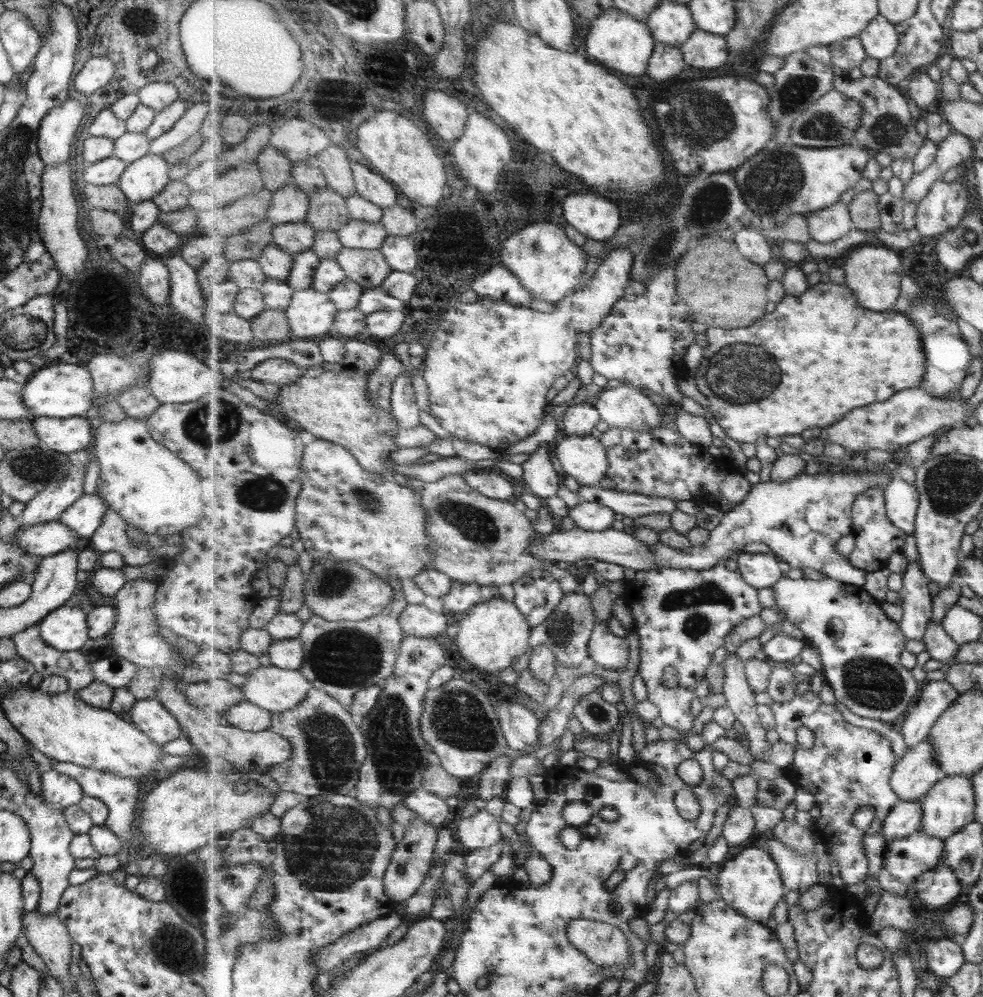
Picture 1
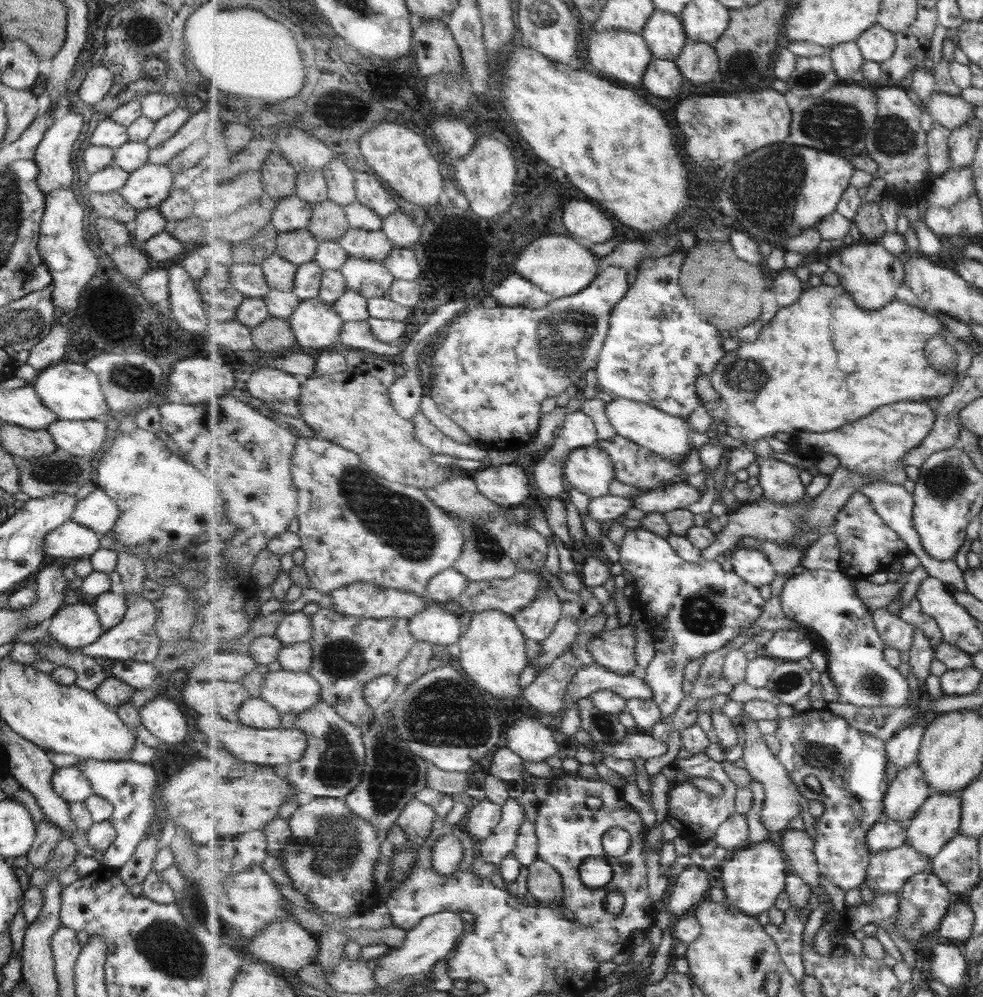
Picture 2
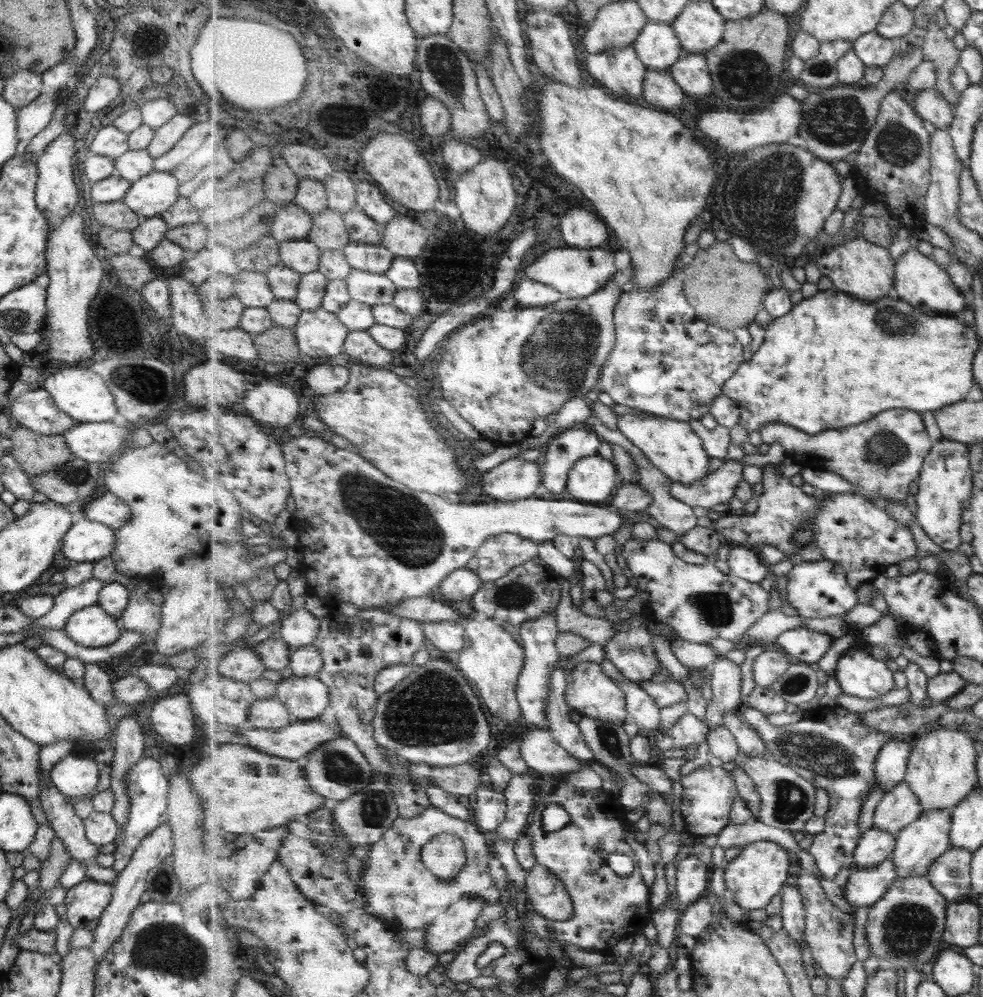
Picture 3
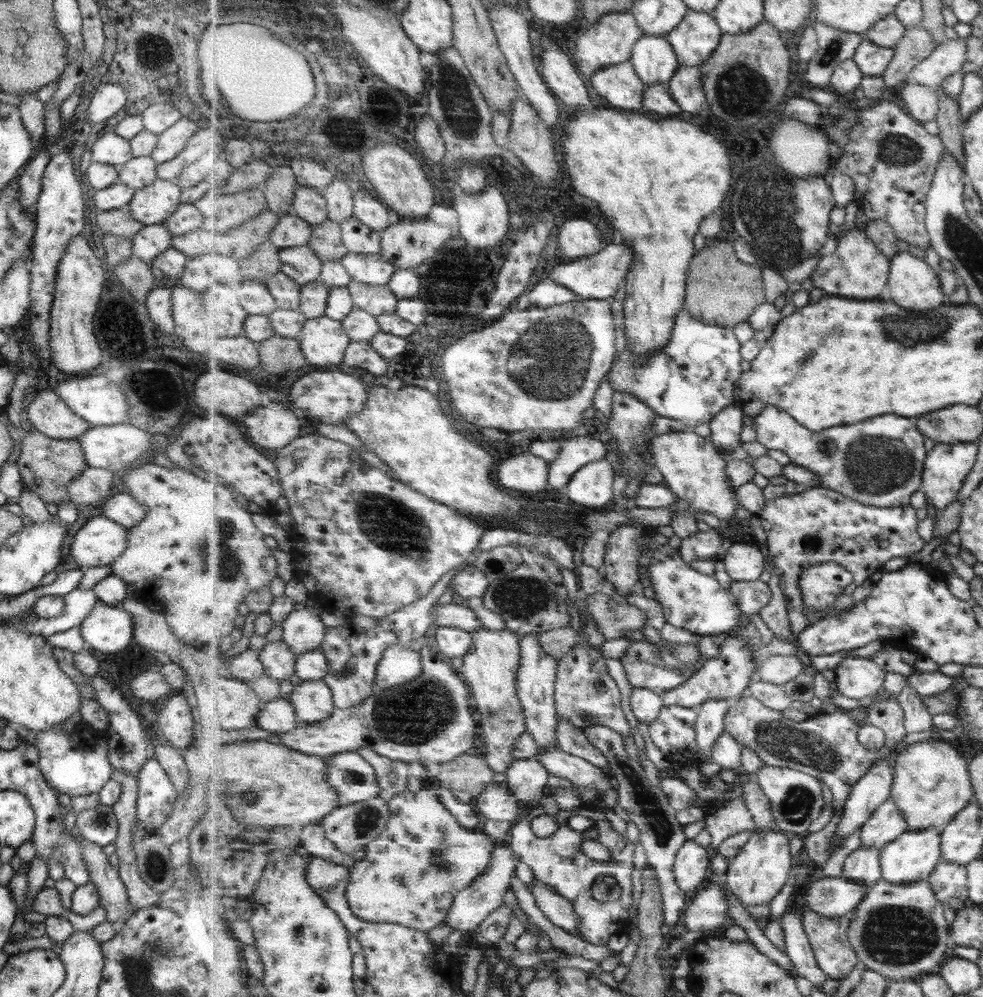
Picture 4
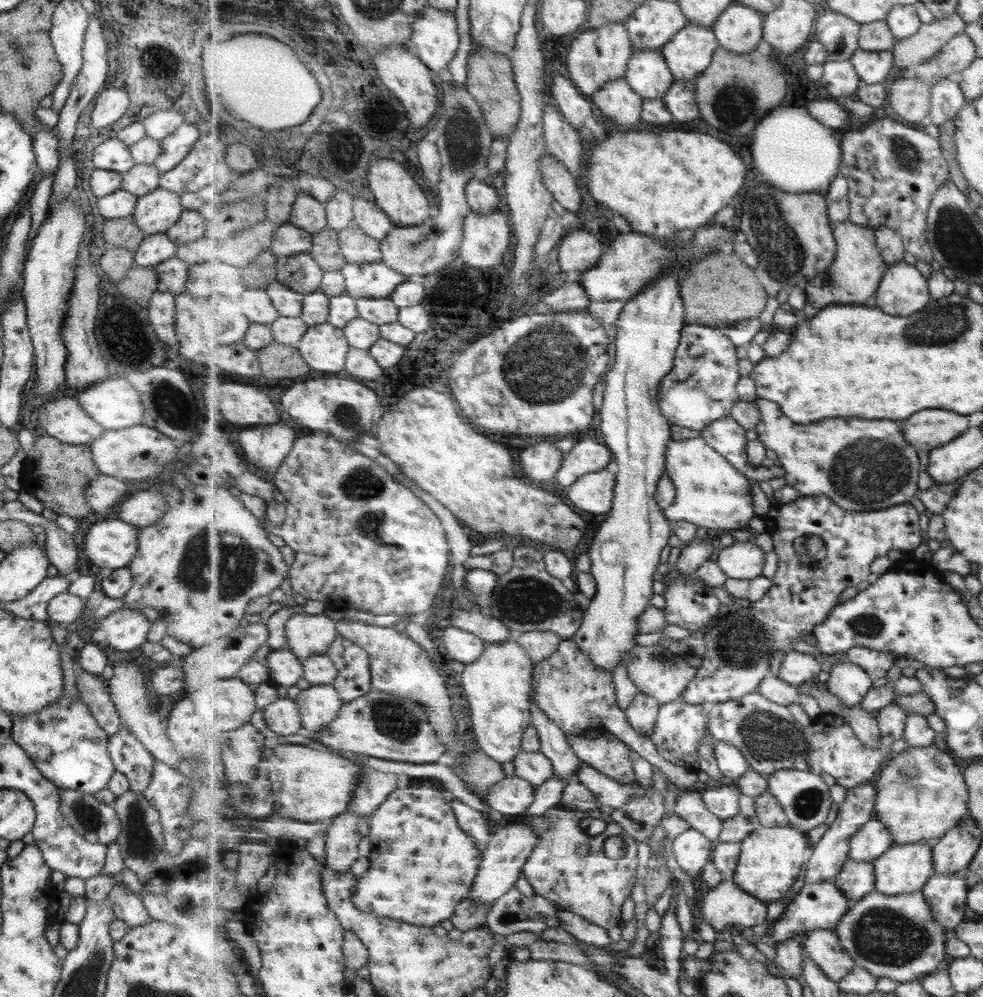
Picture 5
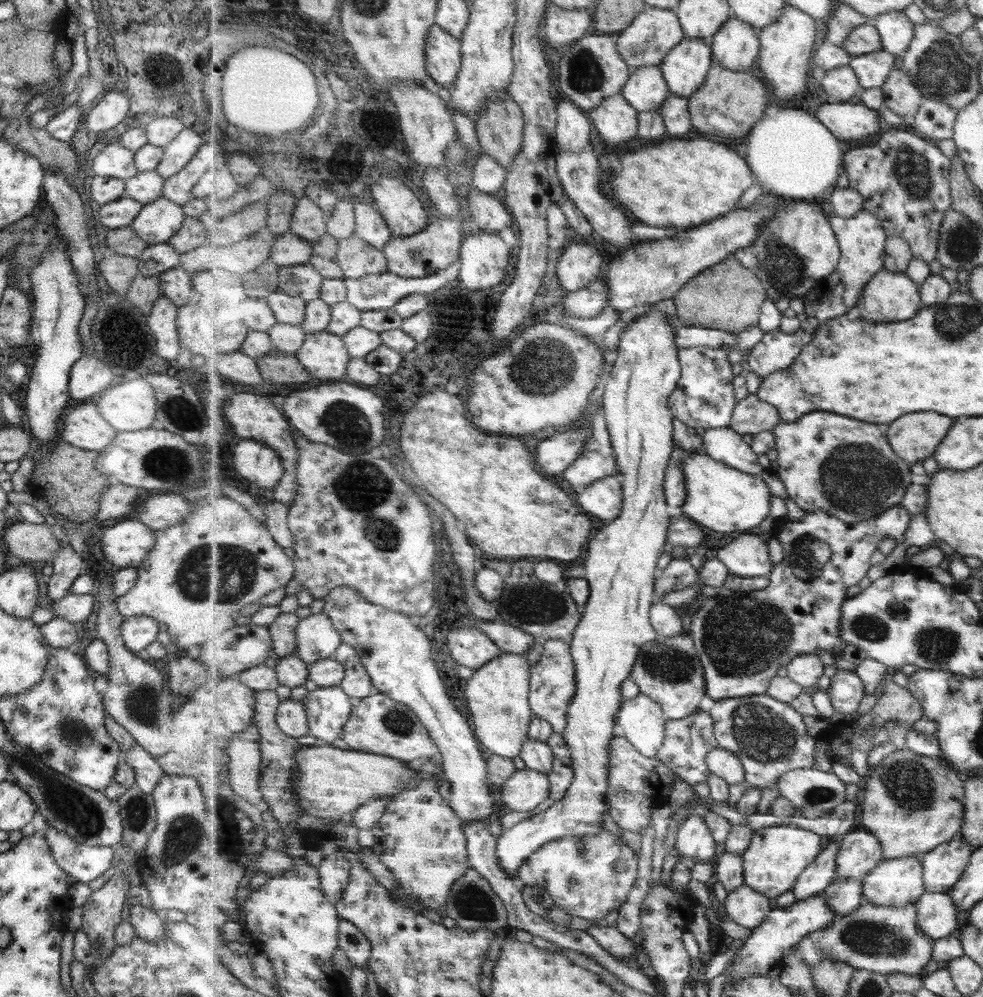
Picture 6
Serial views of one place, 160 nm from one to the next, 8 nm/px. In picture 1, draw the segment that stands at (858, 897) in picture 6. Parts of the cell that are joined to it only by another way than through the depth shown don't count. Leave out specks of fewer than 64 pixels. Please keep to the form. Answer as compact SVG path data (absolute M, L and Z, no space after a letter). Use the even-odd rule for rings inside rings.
M899 801L885 819L882 832L888 844L898 838L907 838L914 832L921 831L923 807L917 801Z

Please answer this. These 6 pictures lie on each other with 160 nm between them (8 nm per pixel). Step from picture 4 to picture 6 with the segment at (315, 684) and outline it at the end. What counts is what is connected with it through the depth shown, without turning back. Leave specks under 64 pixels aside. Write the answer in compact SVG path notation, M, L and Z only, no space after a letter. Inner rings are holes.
M340 686L318 687L303 701L310 734L327 744L341 744L344 725L350 721L356 701Z

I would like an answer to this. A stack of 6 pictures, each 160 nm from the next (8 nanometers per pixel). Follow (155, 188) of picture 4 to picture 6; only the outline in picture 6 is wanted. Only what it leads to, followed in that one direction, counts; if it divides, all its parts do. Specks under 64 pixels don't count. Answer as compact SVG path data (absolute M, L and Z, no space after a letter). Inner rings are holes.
M161 197L143 205L128 225L148 246L167 243L171 235L179 230L184 217L180 206Z

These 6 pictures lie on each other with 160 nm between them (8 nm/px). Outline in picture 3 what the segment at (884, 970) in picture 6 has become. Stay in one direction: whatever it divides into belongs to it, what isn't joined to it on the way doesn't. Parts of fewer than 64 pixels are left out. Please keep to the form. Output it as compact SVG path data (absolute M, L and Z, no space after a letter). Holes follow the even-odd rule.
M897 877L888 888L887 894L876 902L868 913L865 937L869 954L880 958L882 966L906 971L911 966L920 966L935 961L941 952L941 940L946 933L947 909L949 902L939 889L925 877Z

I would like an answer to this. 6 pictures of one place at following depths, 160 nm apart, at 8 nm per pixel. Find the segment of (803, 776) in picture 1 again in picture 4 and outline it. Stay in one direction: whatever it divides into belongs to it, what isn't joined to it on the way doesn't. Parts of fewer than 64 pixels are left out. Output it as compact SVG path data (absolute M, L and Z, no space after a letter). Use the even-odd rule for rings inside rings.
M748 694L732 702L725 717L725 732L732 734L742 747L753 750L763 759L765 765L789 767L806 772L817 777L817 780L831 790L834 815L821 830L807 835L803 843L803 850L817 867L825 866L825 862L833 854L832 842L836 838L836 832L843 820L846 804L850 800L854 786L875 762L888 758L895 750L900 751L903 739L907 735L906 716L898 698L875 702L866 710L864 724L874 724L887 734L887 744L881 750L867 750L867 747L863 746L858 737L860 726L845 713L845 710L830 714L817 712L804 721L795 722L785 718L781 710L773 710L758 698Z

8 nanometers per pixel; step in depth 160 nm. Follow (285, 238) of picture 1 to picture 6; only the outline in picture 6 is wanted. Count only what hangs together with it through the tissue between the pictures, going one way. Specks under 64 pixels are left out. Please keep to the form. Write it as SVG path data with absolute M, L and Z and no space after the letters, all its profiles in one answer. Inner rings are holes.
M310 262L280 267L279 290L312 301L320 297L326 279Z

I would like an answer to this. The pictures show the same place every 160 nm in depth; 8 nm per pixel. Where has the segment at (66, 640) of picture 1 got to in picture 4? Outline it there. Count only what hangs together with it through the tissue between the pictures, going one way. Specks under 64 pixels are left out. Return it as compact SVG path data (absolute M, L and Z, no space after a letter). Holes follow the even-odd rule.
M95 605L78 627L86 649L92 653L119 652L133 638L131 615L117 606Z

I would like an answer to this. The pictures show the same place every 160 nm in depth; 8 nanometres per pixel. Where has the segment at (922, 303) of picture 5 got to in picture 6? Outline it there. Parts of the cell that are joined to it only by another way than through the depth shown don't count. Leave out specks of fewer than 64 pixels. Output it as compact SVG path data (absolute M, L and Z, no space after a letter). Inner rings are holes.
M881 269L866 286L864 294L857 304L860 318L870 323L888 323L906 321L913 318L923 307L920 285L916 284L901 271Z

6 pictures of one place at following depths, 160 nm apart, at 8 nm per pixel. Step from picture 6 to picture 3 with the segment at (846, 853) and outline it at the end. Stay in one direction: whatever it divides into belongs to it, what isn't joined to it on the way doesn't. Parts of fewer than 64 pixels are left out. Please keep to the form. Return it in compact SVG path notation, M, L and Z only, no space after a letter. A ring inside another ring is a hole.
M907 781L885 792L878 803L874 817L875 829L890 832L895 838L901 830L913 824L924 811L920 798Z

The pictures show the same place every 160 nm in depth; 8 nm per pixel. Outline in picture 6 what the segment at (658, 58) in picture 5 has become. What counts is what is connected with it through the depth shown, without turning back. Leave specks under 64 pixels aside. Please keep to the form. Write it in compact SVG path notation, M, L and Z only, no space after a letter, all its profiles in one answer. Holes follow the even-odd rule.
M653 65L633 68L622 93L639 113L659 112L671 95L661 66Z

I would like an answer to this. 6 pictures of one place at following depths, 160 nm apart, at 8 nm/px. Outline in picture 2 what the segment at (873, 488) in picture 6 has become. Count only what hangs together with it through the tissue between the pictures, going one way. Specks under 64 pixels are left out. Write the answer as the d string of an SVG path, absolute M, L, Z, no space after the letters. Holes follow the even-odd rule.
M903 401L895 402L891 406L883 406L875 410L875 414L867 418L861 418L857 422L851 422L843 428L829 432L796 432L797 442L792 450L795 453L807 454L808 447L817 449L816 455L830 454L839 460L840 466L849 468L851 472L859 472L870 478L871 483L891 482L903 486L907 480L905 472L905 456L909 450L919 446L927 435L933 430L937 415L932 410L928 401Z

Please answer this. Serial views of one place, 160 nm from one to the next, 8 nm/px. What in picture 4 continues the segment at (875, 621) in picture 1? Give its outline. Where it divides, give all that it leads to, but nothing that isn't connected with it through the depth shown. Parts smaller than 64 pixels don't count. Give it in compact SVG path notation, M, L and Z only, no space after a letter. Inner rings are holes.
M839 563L814 564L804 570L800 578L803 604L823 611L833 606L853 581L854 574ZM845 657L835 667L837 690L849 698L867 698L885 686L887 671L875 661L861 657Z

